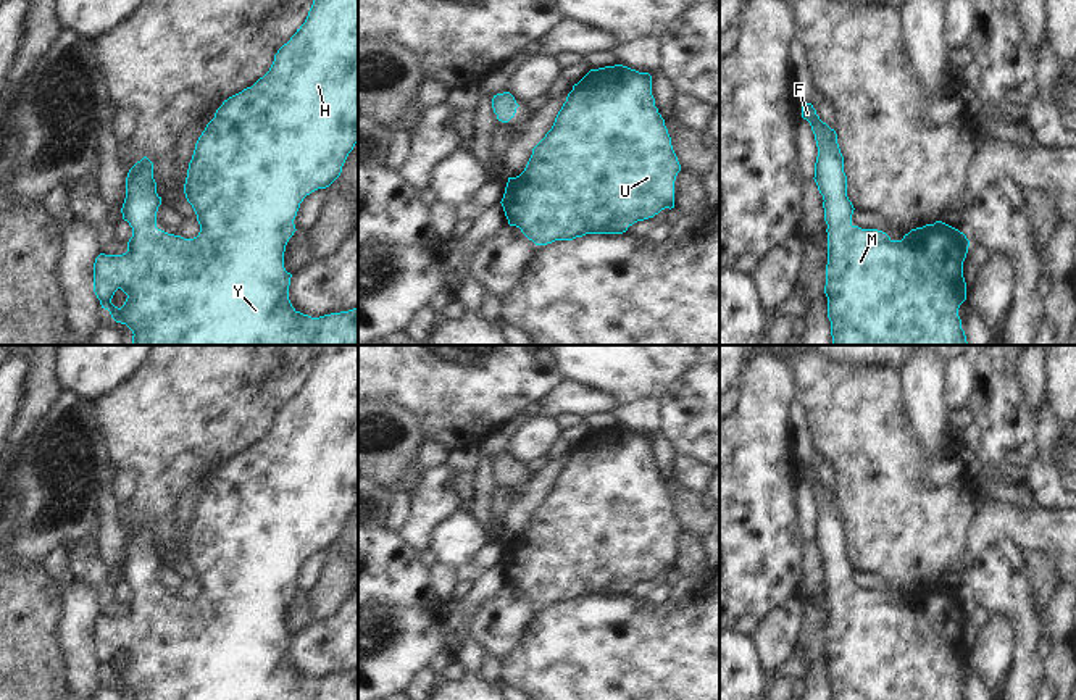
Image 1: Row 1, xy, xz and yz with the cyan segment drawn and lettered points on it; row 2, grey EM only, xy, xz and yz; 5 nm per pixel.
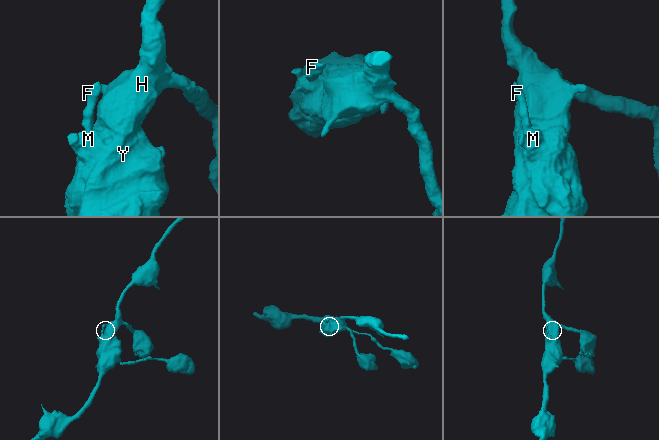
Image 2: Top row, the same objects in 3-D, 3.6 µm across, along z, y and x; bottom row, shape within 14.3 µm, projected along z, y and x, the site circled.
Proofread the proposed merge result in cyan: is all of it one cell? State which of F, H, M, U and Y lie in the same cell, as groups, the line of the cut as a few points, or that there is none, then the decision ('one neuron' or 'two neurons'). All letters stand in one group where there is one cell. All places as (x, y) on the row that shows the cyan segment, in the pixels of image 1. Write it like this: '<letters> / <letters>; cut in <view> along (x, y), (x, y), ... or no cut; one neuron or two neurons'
F H M U Y; no cut; one neuron

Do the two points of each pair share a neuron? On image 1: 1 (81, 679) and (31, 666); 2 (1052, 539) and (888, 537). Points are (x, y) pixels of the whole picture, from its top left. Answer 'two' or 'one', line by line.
1: two
2: two

